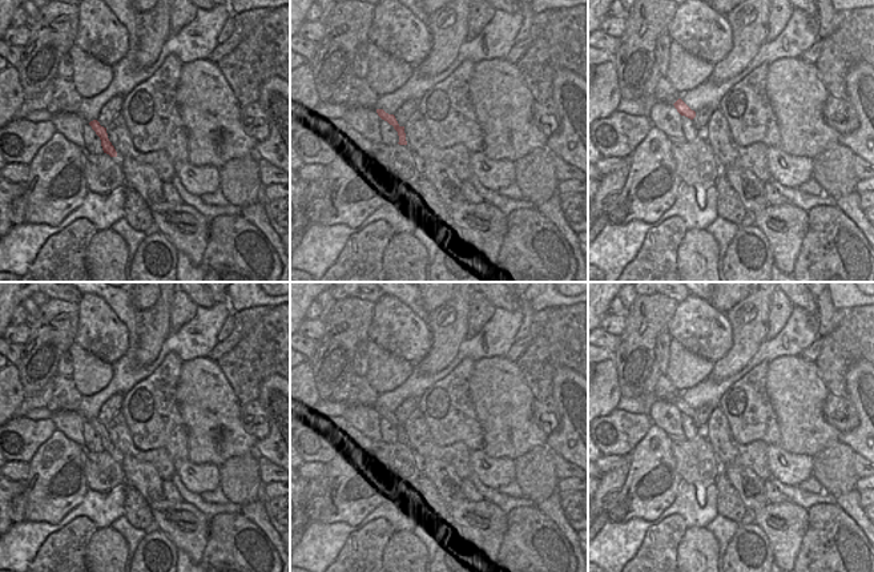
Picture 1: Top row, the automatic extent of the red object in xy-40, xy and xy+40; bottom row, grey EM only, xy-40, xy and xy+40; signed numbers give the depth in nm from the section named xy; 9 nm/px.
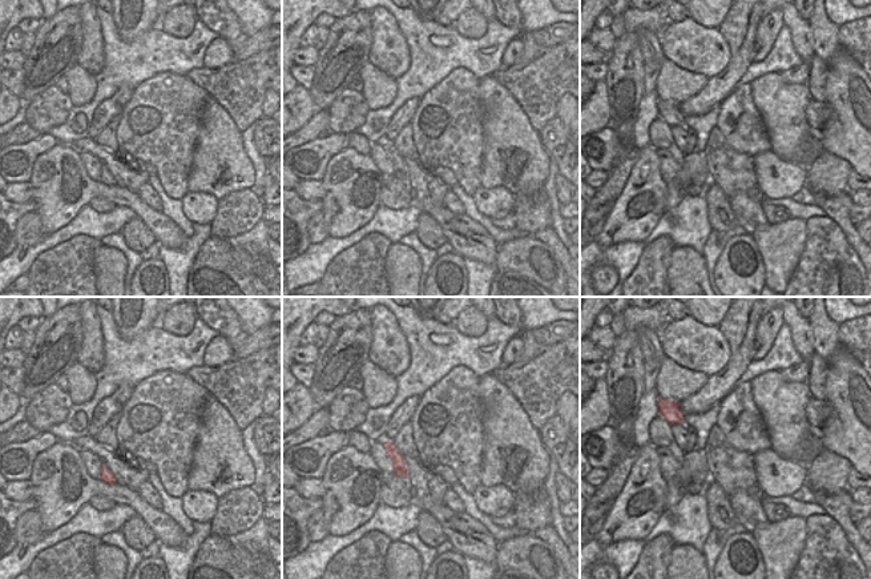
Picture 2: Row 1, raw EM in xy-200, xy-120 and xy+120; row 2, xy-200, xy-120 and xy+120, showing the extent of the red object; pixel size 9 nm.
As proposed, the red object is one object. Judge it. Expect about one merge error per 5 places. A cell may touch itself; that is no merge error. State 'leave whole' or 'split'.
leave whole

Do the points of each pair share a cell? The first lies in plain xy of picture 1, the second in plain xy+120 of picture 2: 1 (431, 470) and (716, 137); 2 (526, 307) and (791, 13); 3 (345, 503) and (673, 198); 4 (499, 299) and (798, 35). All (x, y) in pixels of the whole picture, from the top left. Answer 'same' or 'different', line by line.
1: different
2: different
3: different
4: same

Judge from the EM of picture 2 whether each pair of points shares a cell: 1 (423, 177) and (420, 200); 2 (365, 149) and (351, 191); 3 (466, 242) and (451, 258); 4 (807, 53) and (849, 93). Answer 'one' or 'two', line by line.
1: two
2: two
3: two
4: two

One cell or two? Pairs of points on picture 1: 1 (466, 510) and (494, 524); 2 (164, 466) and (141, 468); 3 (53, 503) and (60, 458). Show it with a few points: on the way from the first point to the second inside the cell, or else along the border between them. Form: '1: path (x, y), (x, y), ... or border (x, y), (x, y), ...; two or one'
1: path (474, 510), (490, 516); one
2: border (127, 455), (149, 462), (162, 480); two
3: path (47, 492), (47, 484), (57, 468); one

